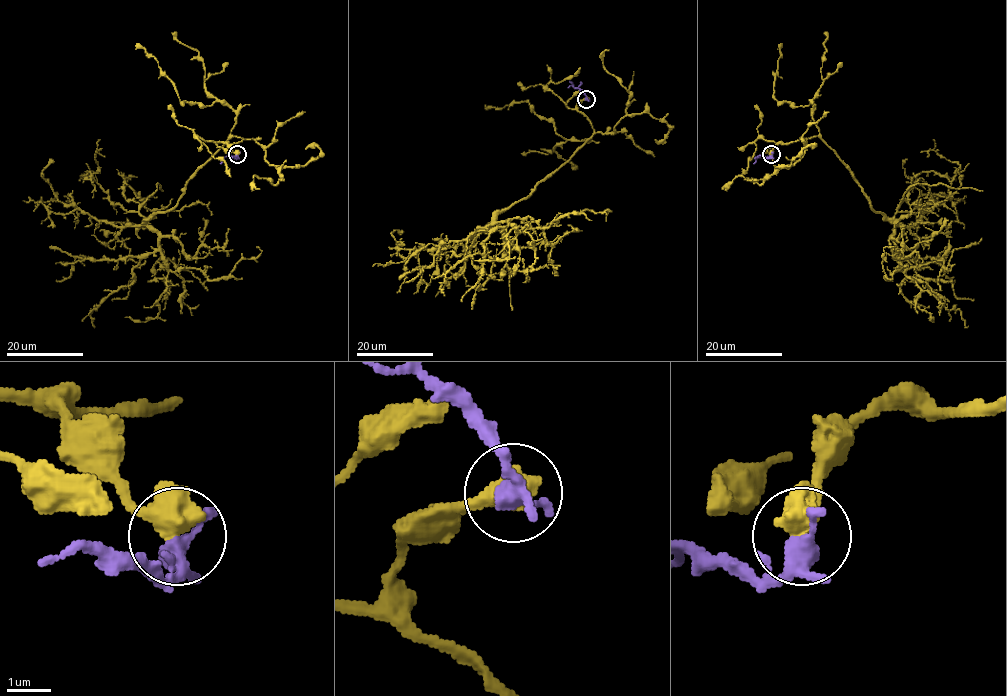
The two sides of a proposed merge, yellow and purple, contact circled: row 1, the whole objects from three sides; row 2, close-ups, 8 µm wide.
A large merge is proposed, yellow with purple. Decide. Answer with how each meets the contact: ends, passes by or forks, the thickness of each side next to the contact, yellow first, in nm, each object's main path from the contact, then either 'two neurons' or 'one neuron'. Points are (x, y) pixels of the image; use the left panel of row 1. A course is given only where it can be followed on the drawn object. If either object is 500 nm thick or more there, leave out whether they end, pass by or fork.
yellow passes by | purple passes by | 480/320 nm | yellow via (237, 155), (227, 143), (244, 138), (232, 136), (146, 222), (169, 269), (210, 280), (256, 246) | purple via (237, 155), (227, 156), (220, 163) | two neurons

